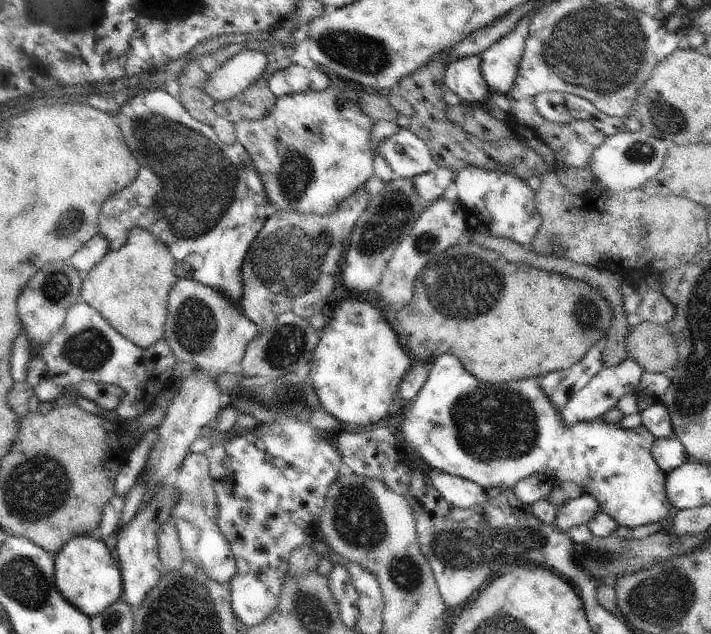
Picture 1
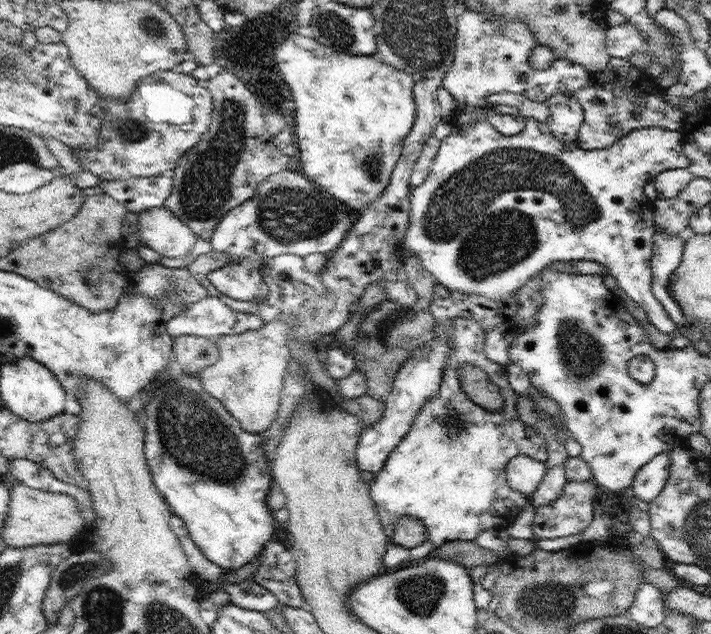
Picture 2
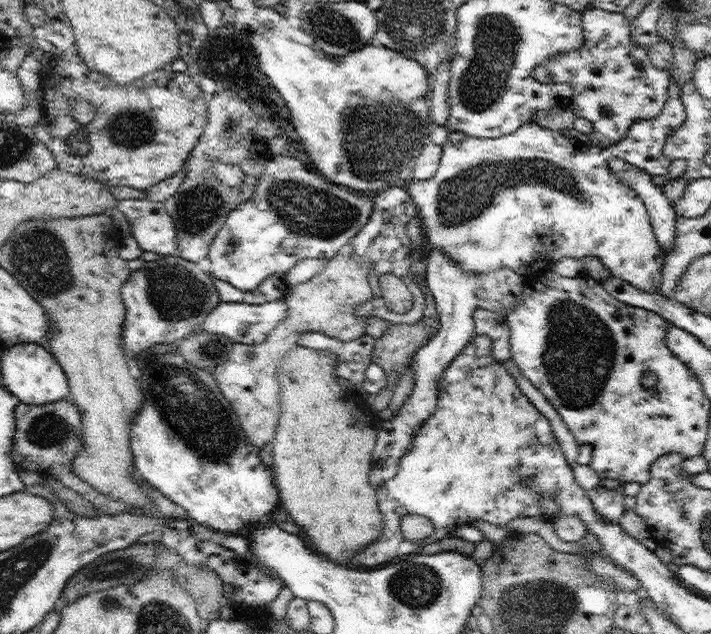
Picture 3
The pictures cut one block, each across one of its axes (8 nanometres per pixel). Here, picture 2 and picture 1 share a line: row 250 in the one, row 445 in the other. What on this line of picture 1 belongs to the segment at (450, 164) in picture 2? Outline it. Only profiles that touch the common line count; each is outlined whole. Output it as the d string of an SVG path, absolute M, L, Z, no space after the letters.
M444 353L437 357L436 362L433 362L432 370L424 386L422 386L412 404L406 409L403 409L402 415L404 422L400 433L401 440L405 444L410 444L410 446L414 447L415 451L418 452L430 468L471 480L483 487L498 487L500 491L512 489L520 479L526 478L531 474L540 473L547 474L555 483L572 481L582 485L585 488L584 493L593 494L598 499L602 512L609 514L620 526L626 526L626 528L630 528L630 530L632 530L632 528L638 528L638 526L644 526L644 524L662 522L673 512L673 507L668 500L665 489L665 476L667 474L658 466L658 463L652 456L652 445L656 439L655 436L642 424L638 426L638 428L624 430L618 425L605 423L602 418L594 419L593 421L577 422L571 427L565 427L560 414L558 414L557 410L550 404L550 399L543 393L540 378L510 381L507 383L487 383L476 378L469 370L466 370L463 362L455 354Z

